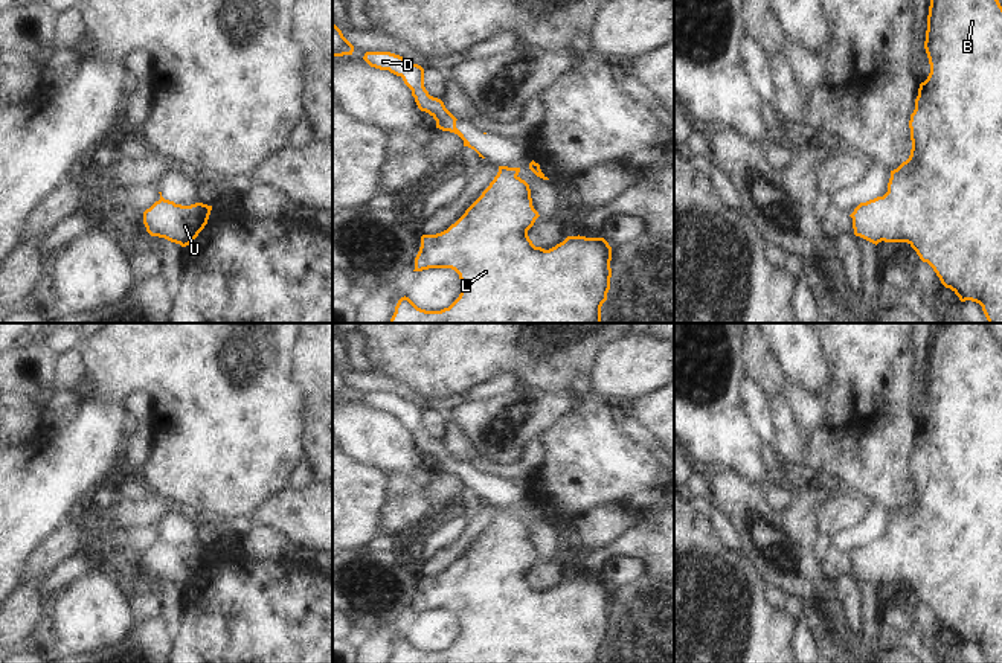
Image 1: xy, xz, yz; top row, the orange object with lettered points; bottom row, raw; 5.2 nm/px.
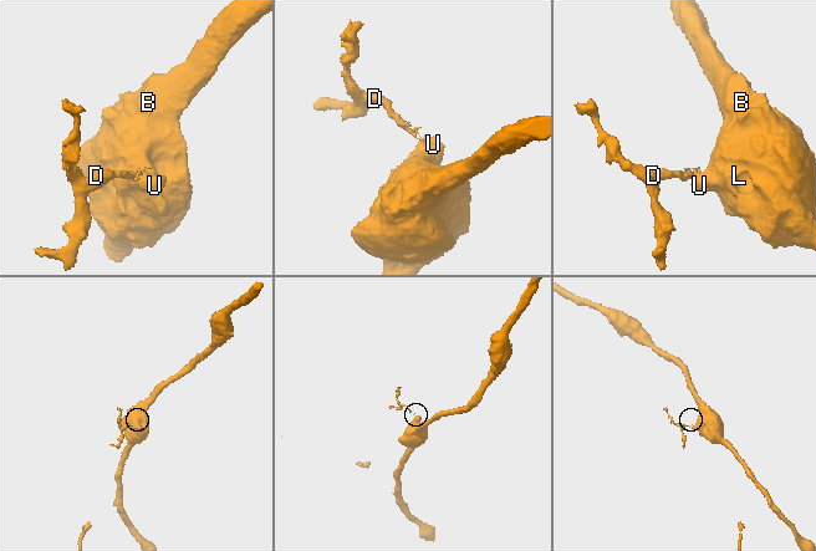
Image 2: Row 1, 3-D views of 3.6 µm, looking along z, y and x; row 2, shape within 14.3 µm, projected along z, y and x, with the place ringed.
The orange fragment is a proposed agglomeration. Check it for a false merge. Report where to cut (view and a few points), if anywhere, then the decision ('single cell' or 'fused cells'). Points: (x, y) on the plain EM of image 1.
xz (499, 509), (507, 509), (516, 518) | fused cells

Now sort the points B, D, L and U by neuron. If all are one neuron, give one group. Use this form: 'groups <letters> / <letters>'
groups B L U / D

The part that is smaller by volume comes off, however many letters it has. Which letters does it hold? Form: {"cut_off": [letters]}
{"cut_off": ["D"]}

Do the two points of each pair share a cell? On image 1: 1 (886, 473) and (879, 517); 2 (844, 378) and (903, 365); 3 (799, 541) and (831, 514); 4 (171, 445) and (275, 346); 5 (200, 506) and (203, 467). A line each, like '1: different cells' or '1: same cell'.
1: different cells
2: same cell
3: different cells
4: same cell
5: same cell

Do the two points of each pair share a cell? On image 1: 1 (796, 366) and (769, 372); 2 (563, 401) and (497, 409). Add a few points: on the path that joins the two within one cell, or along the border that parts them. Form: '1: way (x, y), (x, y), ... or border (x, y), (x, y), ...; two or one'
1: border (763, 339), (787, 378); two
2: way (546, 409), (514, 409); one

